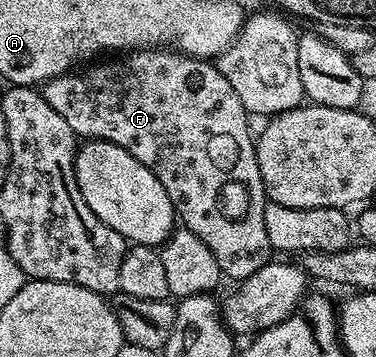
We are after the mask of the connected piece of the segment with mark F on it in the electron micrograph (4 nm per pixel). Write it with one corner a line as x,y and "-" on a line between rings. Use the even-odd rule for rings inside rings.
169,48
131,50
126,54
104,59
102,62
92,63
83,70
83,73
79,73
79,70
72,70
63,76
54,76
52,80
48,80
46,84
42,85
41,91
45,102
49,102
49,106
53,106
53,110
57,110
57,114
61,114
61,118
65,118
65,122
69,122
76,137
83,140
113,142
117,146
121,146
121,150
129,150
129,154
133,158
137,158
137,162
141,162
141,166
148,168
157,178
157,182
161,182
161,186
165,186
165,194
169,194
169,202
173,202
176,217
181,221
182,227
197,234
197,238
201,238
201,242
205,242
205,246
209,246
209,250
213,250
213,258
217,258
219,271
226,279
228,276
231,282
238,282
249,278
249,274
257,274
257,270
261,270
261,266
265,266
269,262
270,256
267,255
272,255
273,252
269,234
265,234
265,206
269,201
267,191
264,190
261,182
261,170
257,166
256,137
253,132
251,136
251,128
247,125
248,110
241,102
241,98
237,98
237,90
233,90
233,86
229,86
229,82
225,82
225,74
221,74
210,59
186,56
184,52
177,52

